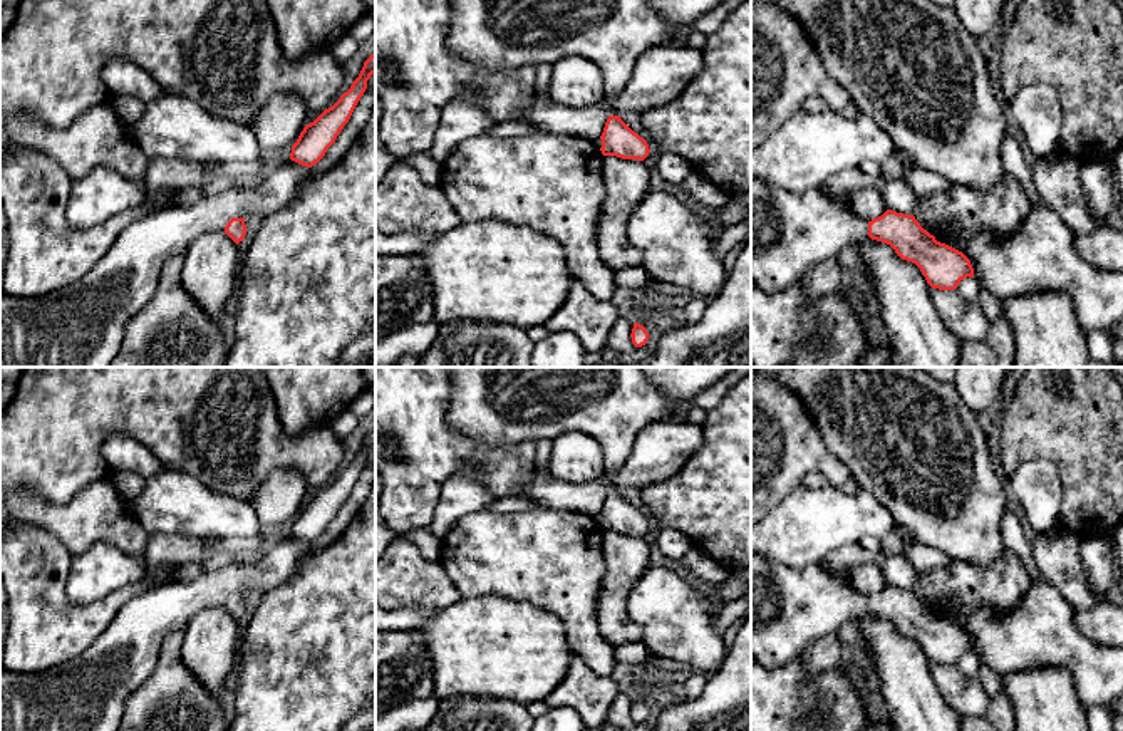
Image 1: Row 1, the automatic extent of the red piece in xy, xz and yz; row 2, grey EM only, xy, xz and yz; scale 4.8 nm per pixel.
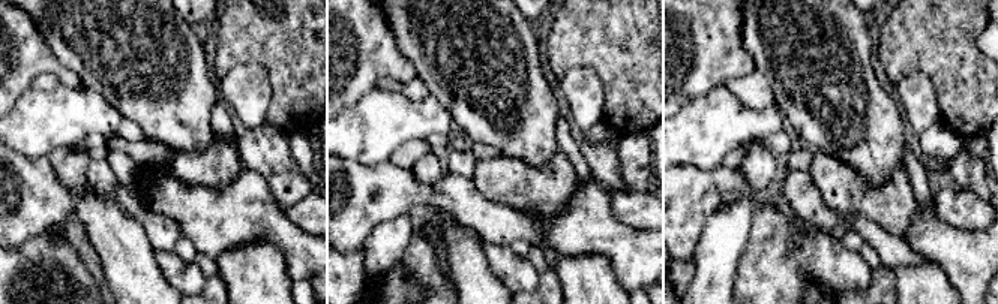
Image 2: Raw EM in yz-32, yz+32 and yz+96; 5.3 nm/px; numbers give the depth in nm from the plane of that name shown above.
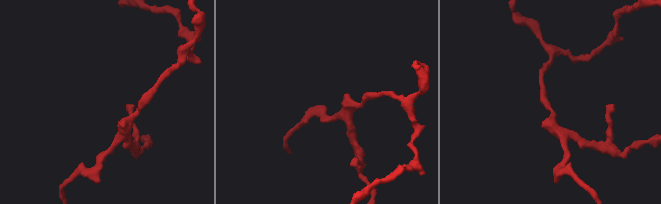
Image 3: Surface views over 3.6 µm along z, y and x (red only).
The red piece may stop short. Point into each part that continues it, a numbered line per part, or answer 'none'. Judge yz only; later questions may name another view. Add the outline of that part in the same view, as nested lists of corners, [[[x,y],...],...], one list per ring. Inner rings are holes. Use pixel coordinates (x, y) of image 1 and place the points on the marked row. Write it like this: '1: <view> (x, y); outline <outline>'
1: yz (790, 232); outline [[[751,178],[751,282],[781,292],[815,263],[868,236],[868,221],[831,203],[820,189],[794,194]]]

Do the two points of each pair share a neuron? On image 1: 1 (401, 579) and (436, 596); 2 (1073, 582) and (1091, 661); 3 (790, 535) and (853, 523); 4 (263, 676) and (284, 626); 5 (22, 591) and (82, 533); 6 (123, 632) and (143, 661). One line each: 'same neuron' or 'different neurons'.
1: same neuron
2: different neurons
3: same neuron
4: same neuron
5: different neurons
6: same neuron

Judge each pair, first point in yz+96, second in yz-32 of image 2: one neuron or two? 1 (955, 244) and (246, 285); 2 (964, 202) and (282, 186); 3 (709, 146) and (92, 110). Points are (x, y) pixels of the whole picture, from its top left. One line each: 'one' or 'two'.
1: two
2: two
3: one

